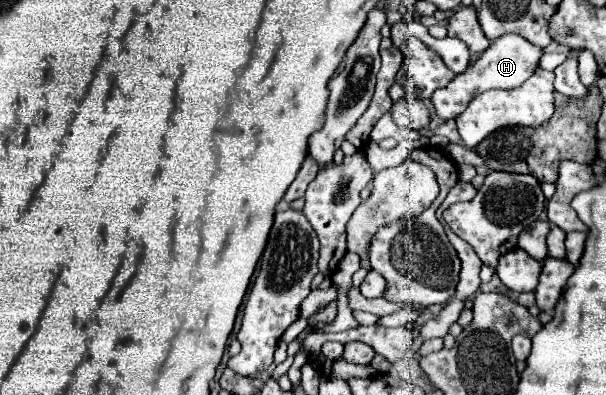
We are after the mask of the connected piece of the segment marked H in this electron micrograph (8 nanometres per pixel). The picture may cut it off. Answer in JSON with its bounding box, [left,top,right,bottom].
[432,34,542,118]

